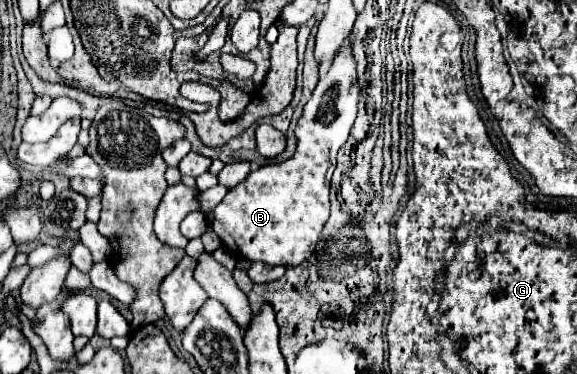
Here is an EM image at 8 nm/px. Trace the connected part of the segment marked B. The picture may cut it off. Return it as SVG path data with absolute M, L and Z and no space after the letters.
M349 35L349 39L345 41L345 45L335 53L329 71L319 79L319 83L317 83L311 99L305 103L303 117L299 119L297 129L295 129L295 135L297 135L297 151L295 151L295 155L293 155L291 159L283 161L283 163L263 165L263 167L259 167L257 171L251 171L251 173L245 177L245 181L241 181L239 185L231 187L231 189L227 191L225 199L223 199L217 207L213 207L209 225L211 225L211 229L217 233L217 237L221 239L223 247L229 249L229 253L237 253L237 255L241 255L241 257L245 257L245 259L249 259L249 261L261 261L261 263L267 263L267 265L283 265L283 267L299 265L299 263L303 263L305 259L311 257L311 253L313 253L313 249L315 249L315 245L317 245L317 241L319 241L319 237L321 237L321 229L323 229L323 225L325 225L325 221L327 221L327 217L329 217L329 169L331 169L331 153L337 155L339 147L341 147L341 145L347 141L347 137L349 137L349 131L351 131L353 121L355 121L355 115L357 115L359 91L361 91L361 87L359 87L359 81L357 81L357 61L355 61L355 57L353 57L353 35Z

